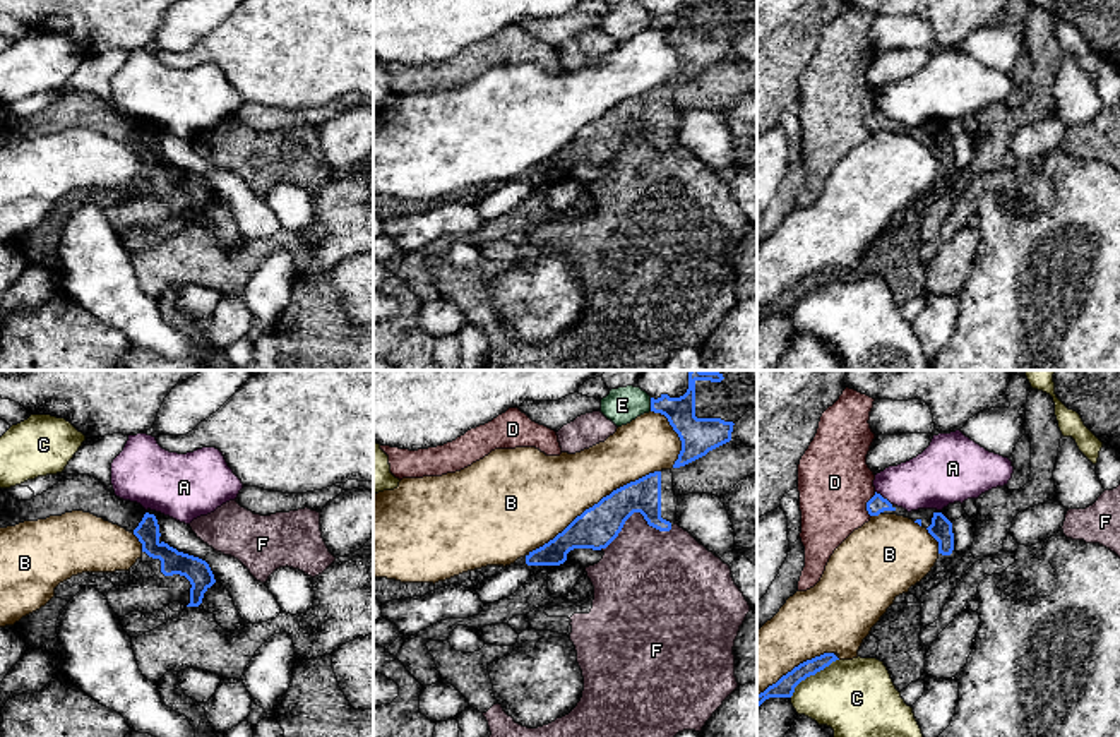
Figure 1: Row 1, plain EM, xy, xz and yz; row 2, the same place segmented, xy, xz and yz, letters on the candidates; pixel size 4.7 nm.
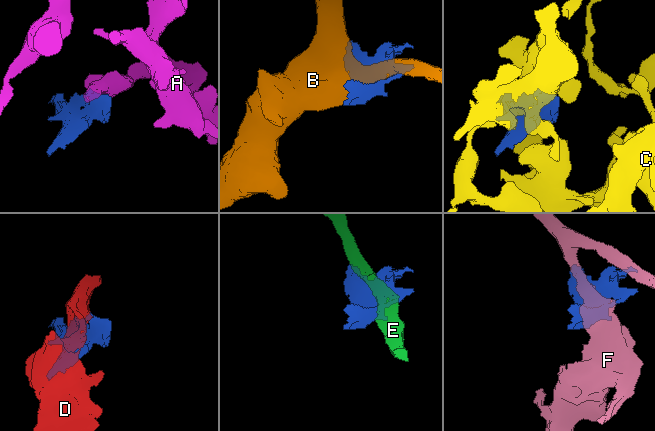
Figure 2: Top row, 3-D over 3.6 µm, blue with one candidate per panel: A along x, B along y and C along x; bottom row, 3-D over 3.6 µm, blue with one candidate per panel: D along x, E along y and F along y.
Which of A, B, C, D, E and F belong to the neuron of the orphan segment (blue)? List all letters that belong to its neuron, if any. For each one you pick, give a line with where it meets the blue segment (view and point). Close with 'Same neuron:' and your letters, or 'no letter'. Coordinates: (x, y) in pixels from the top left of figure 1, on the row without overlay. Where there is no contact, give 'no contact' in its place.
Same neuron: no letter

